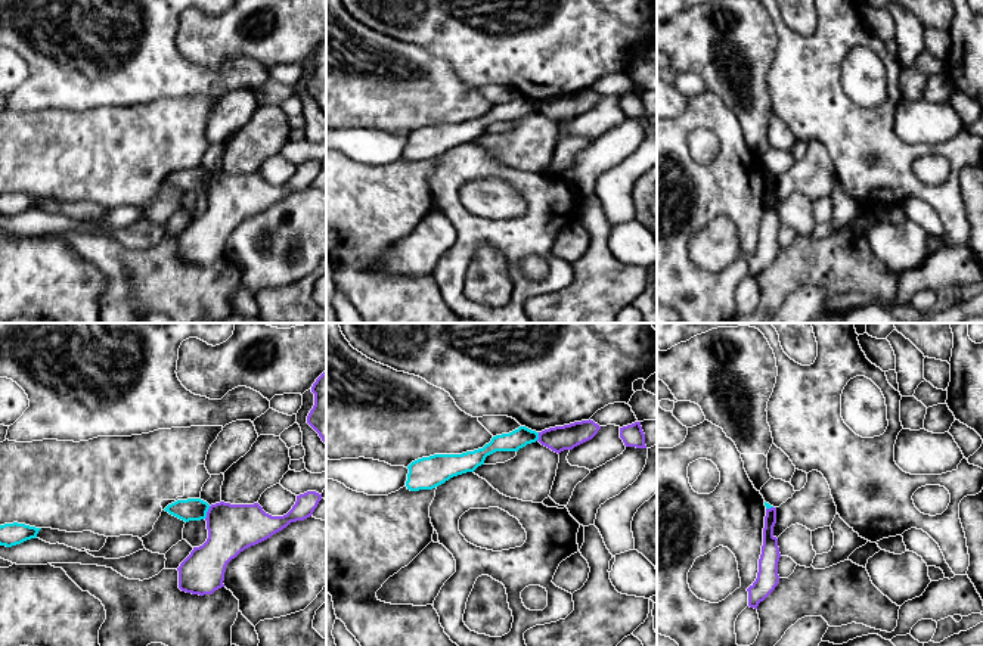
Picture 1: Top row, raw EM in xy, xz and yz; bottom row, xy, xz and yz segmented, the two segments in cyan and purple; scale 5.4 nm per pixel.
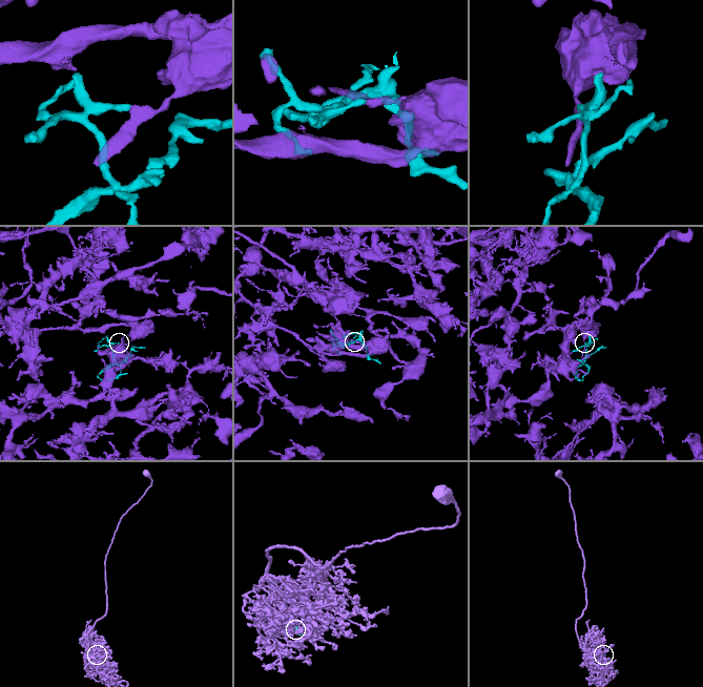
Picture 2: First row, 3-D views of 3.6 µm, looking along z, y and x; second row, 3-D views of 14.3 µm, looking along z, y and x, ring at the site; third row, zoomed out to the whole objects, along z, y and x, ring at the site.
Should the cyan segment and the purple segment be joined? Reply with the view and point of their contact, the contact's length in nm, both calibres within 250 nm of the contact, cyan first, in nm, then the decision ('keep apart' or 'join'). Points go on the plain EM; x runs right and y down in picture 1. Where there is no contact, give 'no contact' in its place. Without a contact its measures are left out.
xy (207, 180) | 80 nm | 130/260 nm | keep apart

